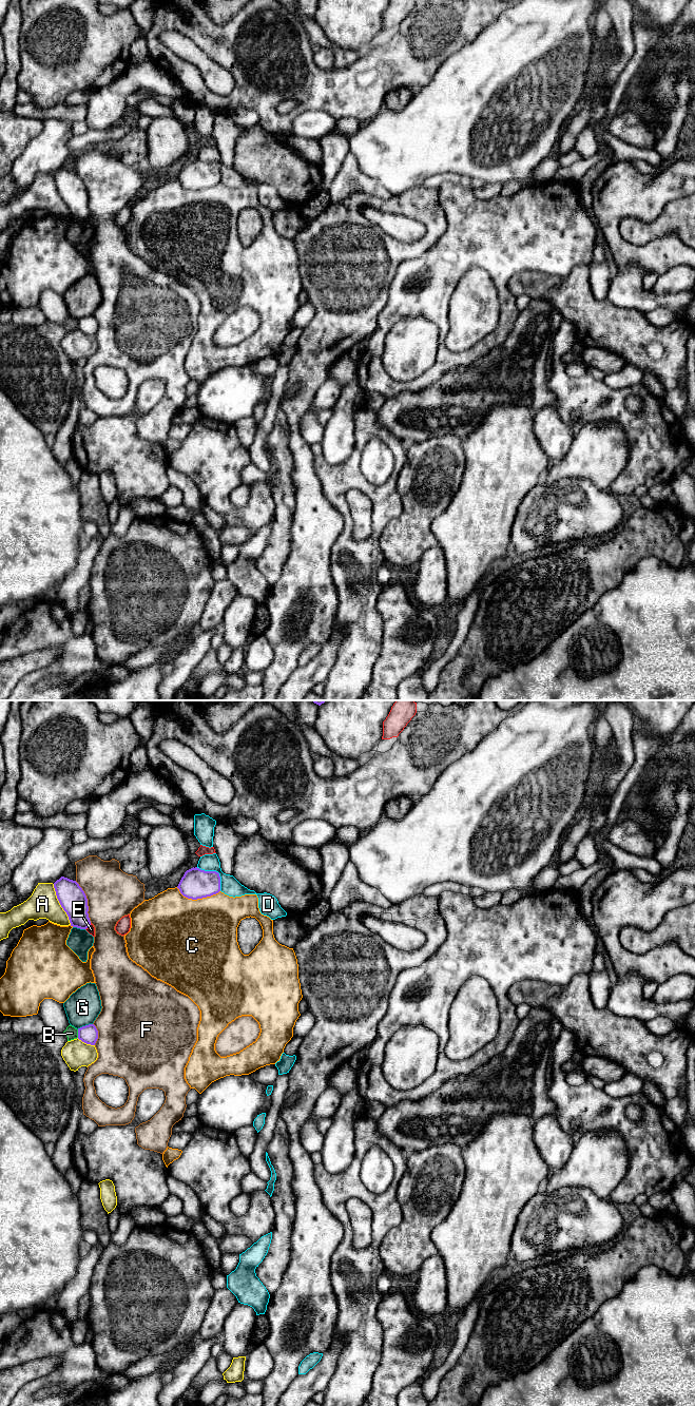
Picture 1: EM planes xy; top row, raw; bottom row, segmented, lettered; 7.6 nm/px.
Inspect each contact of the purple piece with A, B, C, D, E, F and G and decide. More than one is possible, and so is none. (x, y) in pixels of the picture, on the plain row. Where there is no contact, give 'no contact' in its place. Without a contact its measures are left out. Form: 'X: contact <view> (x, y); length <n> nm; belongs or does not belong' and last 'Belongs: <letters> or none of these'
A: contact xy (60, 195); length 340 nm; does not belong
B: contact xy (78, 325); length 60 nm; does not belong
C: contact xy (197, 189); length 340 nm; does not belong
D: contact xy (215, 162); length 260 nm; does not belong
E: contact xy (89, 217); length 70 nm; does not belong
F: contact xy (87, 193); length 340 nm; does not belong
G: contact xy (85, 316); length 130 nm; does not belong
Belongs: none of these

